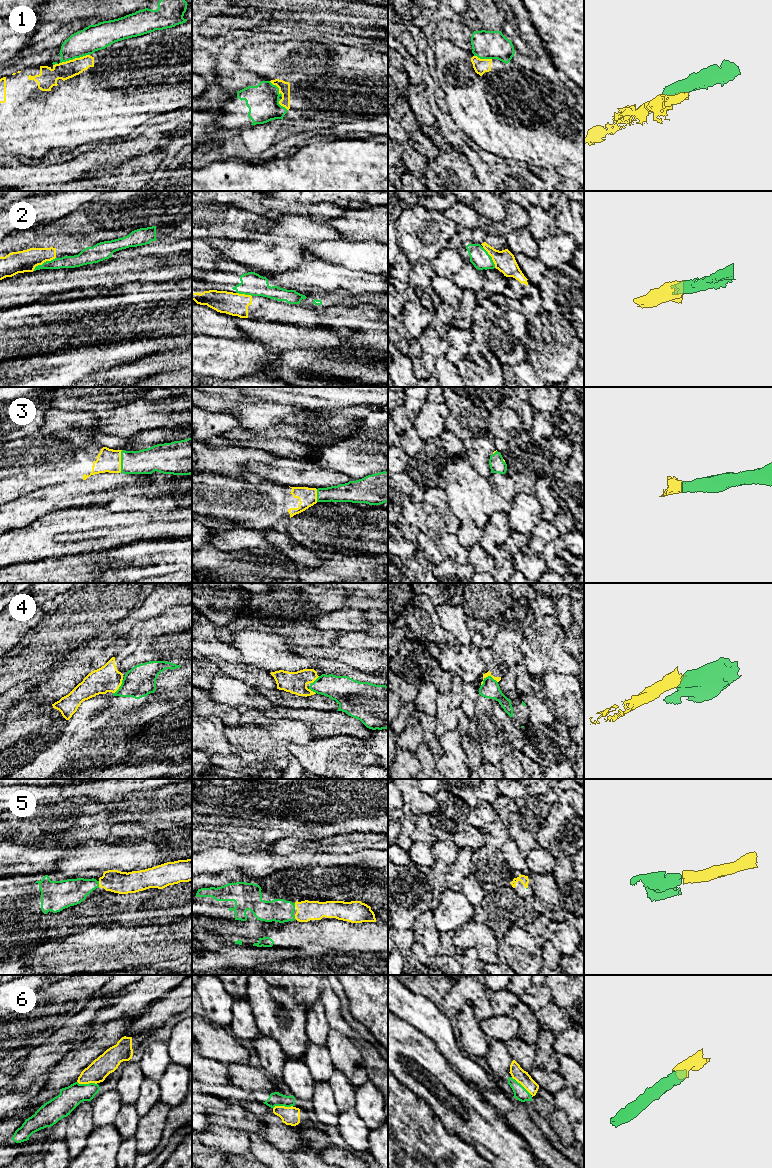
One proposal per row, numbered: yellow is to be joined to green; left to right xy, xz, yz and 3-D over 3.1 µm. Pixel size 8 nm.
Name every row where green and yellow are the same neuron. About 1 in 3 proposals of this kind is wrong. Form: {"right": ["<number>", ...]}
{"right": ["3", "5", "6"]}

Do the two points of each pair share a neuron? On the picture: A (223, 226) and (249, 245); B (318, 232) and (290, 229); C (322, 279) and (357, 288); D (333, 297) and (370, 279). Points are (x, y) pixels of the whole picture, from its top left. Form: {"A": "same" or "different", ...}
{"A": "different", "B": "same", "C": "same", "D": "different"}

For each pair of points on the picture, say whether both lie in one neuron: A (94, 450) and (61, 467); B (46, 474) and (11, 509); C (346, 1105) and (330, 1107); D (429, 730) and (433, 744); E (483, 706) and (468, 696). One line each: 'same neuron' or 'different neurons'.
A: same neuron
B: different neurons
C: different neurons
D: same neuron
E: different neurons

